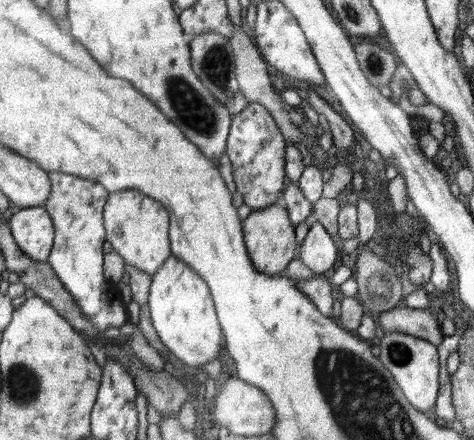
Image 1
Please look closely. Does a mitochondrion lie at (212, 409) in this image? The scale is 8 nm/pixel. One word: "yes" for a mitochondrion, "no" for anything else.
no

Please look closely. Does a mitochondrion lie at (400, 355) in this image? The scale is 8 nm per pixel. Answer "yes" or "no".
yes

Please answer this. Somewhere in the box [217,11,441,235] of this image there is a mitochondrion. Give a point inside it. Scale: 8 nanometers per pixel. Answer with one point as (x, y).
(374, 63)

